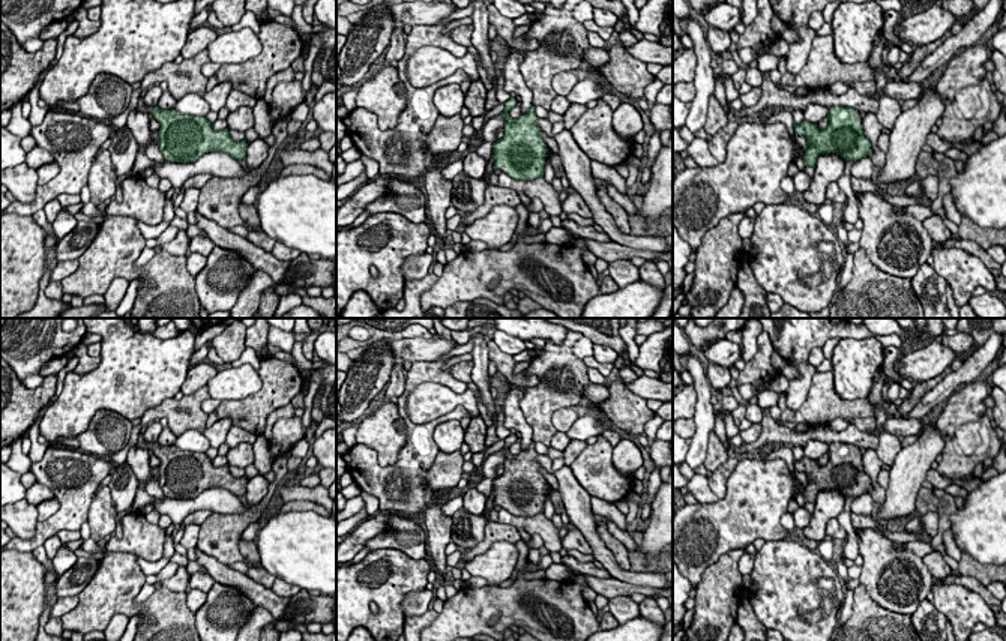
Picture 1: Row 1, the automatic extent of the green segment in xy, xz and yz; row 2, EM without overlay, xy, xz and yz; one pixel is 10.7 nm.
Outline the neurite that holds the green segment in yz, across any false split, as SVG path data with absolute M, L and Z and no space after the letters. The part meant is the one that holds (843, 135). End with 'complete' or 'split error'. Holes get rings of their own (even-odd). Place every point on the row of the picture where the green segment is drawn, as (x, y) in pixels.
M842 105L829 107L829 125L818 129L817 123L794 123L796 135L806 138L805 165L814 167L820 155L836 153L845 161L871 156L872 149L865 137L863 125L857 123L857 110Z | complete

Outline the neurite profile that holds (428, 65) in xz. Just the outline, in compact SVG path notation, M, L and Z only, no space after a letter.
M422 47L408 59L405 78L413 87L425 87L456 71L464 71L471 81L479 80L477 62L473 54L455 57L438 47Z

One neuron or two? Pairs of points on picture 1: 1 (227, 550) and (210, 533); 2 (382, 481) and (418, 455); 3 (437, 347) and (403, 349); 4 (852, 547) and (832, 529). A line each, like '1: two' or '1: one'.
1: one
2: one
3: one
4: two

